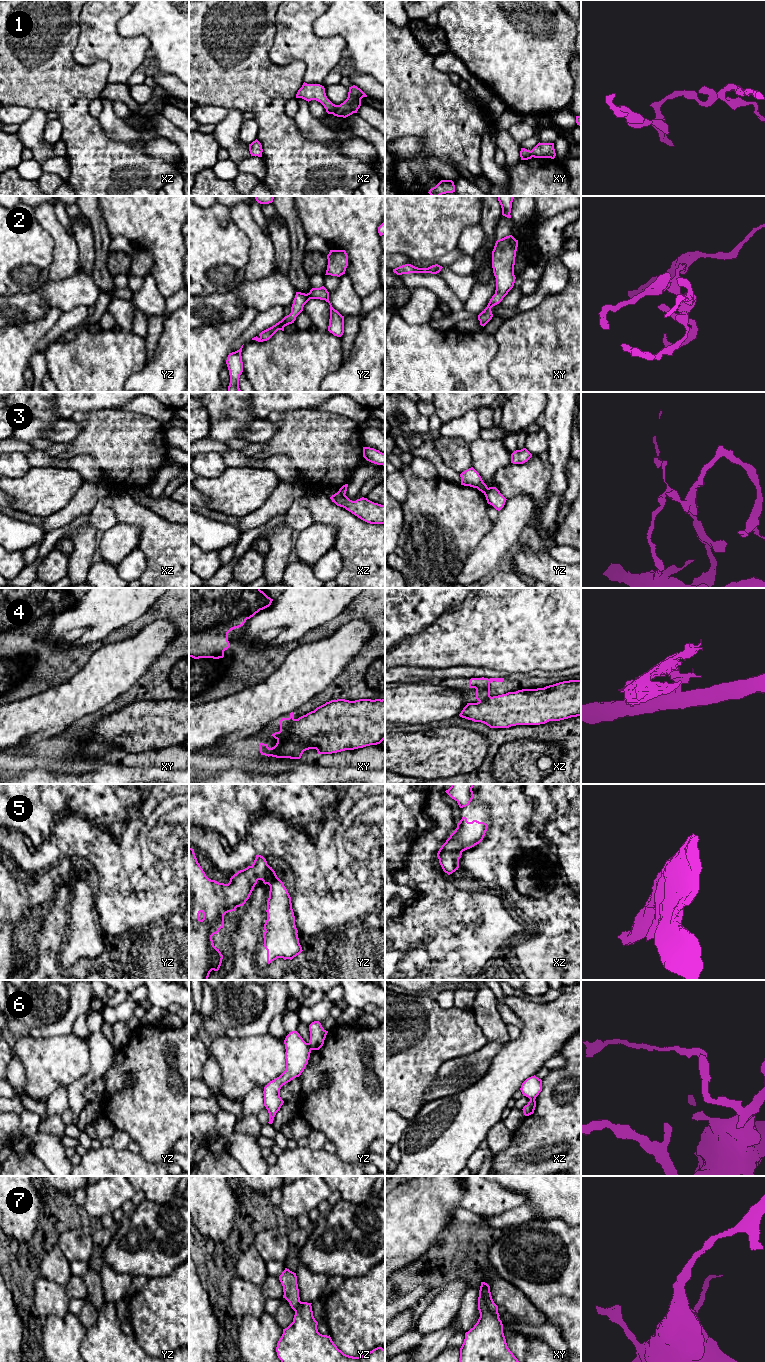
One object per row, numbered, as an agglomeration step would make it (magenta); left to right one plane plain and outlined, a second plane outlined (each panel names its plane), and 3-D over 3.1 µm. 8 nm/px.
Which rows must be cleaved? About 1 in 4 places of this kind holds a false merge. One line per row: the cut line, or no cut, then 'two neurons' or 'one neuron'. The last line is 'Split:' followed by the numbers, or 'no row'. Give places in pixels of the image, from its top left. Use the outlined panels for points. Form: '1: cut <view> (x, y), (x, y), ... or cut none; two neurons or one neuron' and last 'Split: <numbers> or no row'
1: cut none; one neuron
2: cut none; one neuron
3: cut xz (338, 491), (344, 494); two neurons
4: cut xy (295, 719), (287, 727), (282, 743), (268, 756); two neurons
5: cut none; one neuron
6: cut yz (307, 1043), (311, 1049); two neurons
7: cut xy (480, 1289), (486, 1306), (498, 1316); two neurons
Split: 3, 4, 6, 7

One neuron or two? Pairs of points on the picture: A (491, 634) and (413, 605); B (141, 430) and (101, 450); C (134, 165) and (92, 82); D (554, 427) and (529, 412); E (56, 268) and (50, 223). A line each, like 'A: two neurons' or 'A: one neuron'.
A: one neuron
B: one neuron
C: one neuron
D: two neurons
E: one neuron

